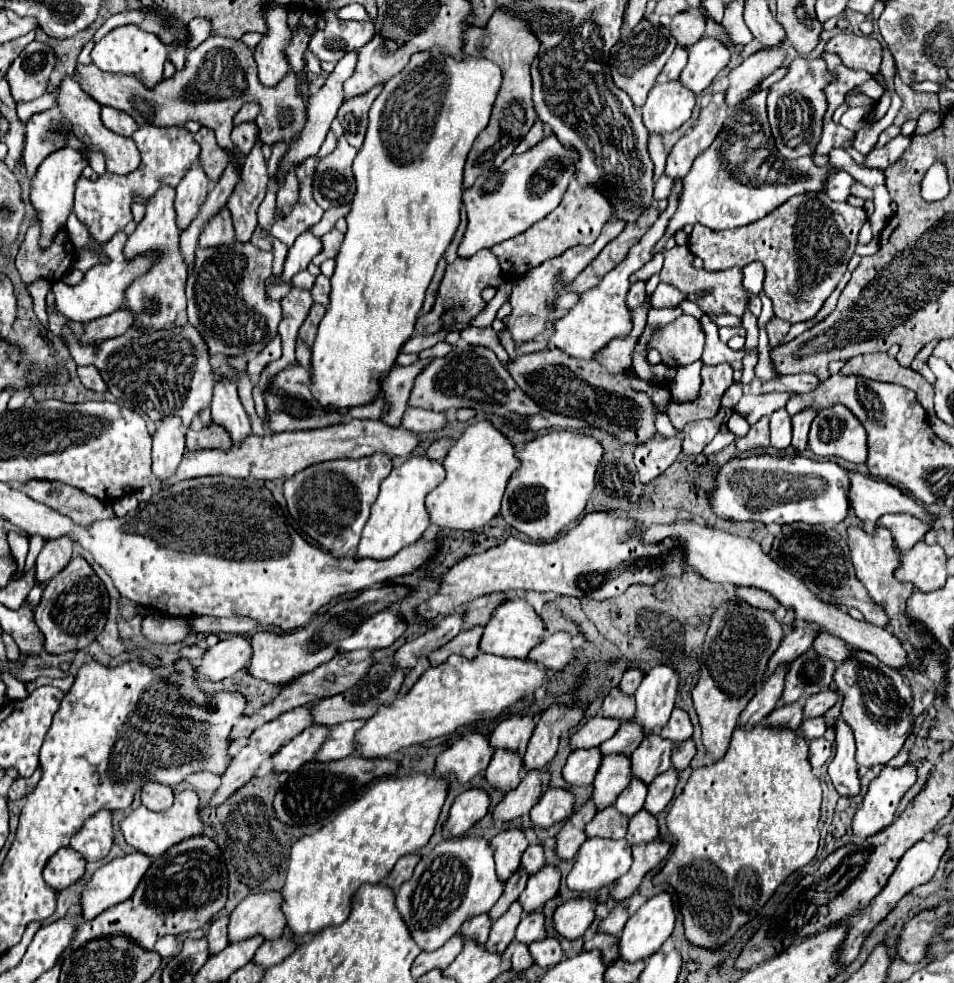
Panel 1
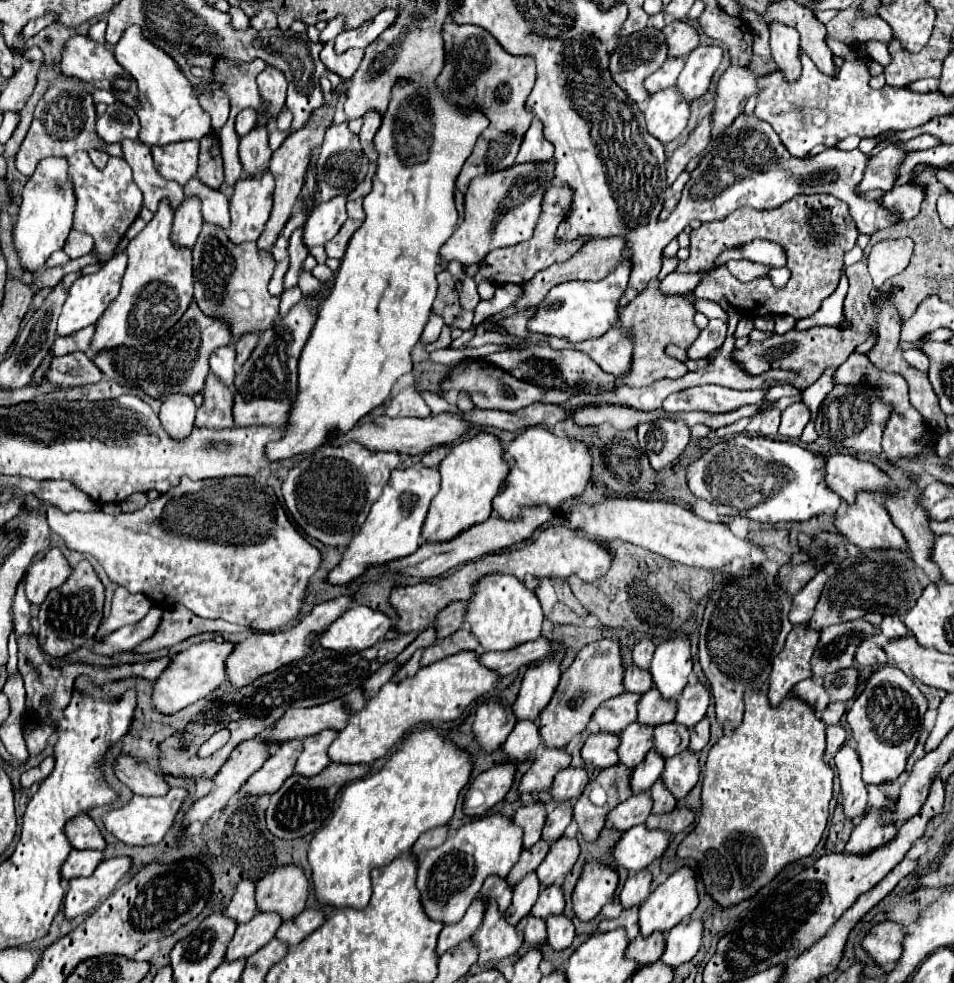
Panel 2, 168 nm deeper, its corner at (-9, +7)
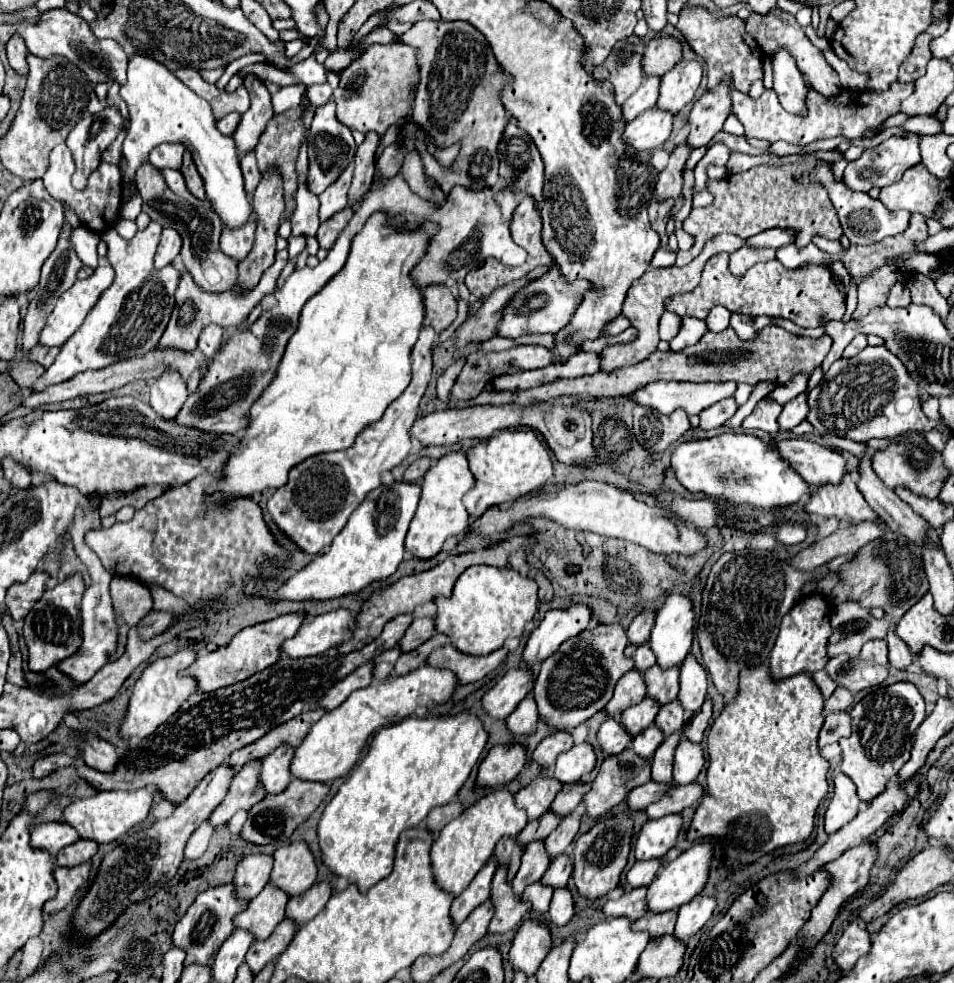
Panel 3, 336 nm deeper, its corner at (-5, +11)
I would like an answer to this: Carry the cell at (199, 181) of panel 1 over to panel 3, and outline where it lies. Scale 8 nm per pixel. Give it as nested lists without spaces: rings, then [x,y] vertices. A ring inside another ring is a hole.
[[[165,228],[163,234],[161,234],[157,254],[155,254],[155,268],[157,270],[165,268],[167,264],[171,264],[177,258],[179,252],[181,252],[181,236],[179,236],[179,232],[175,228]]]

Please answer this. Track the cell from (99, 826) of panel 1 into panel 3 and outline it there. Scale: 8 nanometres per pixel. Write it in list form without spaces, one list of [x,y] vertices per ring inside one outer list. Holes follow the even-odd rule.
[[[45,822],[45,824],[37,824],[33,828],[33,832],[31,832],[31,838],[33,838],[33,846],[35,848],[45,848],[53,856],[61,848],[65,848],[65,846],[81,840],[79,832],[73,830],[71,824],[67,824],[67,822]]]

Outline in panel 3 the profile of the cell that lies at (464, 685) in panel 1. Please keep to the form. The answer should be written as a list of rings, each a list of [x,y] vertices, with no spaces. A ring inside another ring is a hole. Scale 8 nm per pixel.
[[[425,664],[405,676],[387,678],[363,690],[355,690],[355,694],[351,694],[351,698],[347,698],[343,706],[327,712],[305,736],[291,762],[293,776],[313,782],[333,782],[335,778],[349,774],[377,730],[411,716],[419,706],[433,708],[445,704],[447,700],[451,700],[457,688],[459,678],[451,670]]]

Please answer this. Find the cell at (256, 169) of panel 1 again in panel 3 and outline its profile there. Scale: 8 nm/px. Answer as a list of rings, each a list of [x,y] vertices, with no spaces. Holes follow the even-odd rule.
[[[255,214],[247,220],[247,224],[243,224],[243,226],[239,226],[239,228],[223,228],[223,234],[221,234],[221,250],[227,254],[227,256],[231,256],[231,258],[235,258],[235,260],[243,260],[247,254],[249,254],[249,250],[251,250],[251,246],[253,246],[253,238],[255,238],[255,228],[257,228],[257,224],[255,224],[257,220],[255,220]]]

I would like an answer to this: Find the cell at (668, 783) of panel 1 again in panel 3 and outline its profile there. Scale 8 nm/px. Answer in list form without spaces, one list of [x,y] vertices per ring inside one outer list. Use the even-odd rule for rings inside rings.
[[[681,738],[679,746],[675,748],[675,762],[673,762],[673,778],[675,784],[691,784],[705,764],[701,744],[693,744],[687,738]]]

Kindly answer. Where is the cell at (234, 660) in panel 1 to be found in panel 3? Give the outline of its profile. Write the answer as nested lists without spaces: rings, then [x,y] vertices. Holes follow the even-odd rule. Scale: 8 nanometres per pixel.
[[[181,648],[177,654],[167,656],[167,658],[157,658],[153,664],[145,668],[141,678],[135,682],[131,700],[129,700],[129,710],[127,718],[121,726],[121,736],[133,738],[133,736],[147,736],[157,730],[159,724],[163,724],[171,714],[179,710],[183,702],[191,694],[197,692],[197,680],[193,676],[181,676],[197,658],[197,652],[193,648]]]

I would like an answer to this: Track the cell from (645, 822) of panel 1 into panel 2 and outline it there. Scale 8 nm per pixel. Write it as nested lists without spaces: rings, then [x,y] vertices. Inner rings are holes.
[[[659,778],[659,782],[655,782],[655,786],[651,786],[651,798],[653,798],[653,814],[667,814],[675,808],[675,796],[663,786],[663,778]]]

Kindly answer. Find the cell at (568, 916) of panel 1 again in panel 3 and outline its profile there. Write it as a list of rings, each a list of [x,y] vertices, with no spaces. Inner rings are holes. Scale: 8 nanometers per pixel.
[[[617,814],[613,818],[599,818],[597,824],[579,840],[575,842],[575,866],[573,866],[573,880],[577,886],[577,892],[585,900],[599,900],[609,890],[617,888],[621,880],[621,872],[627,864],[629,854],[629,842],[633,834],[633,822],[627,814]]]

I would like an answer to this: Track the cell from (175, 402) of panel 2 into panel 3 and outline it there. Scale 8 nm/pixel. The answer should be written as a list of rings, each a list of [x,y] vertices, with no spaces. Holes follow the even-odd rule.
[[[167,372],[161,378],[157,378],[155,384],[151,386],[151,408],[159,416],[173,420],[183,408],[187,396],[189,392],[183,378],[177,372],[171,372],[171,374]]]

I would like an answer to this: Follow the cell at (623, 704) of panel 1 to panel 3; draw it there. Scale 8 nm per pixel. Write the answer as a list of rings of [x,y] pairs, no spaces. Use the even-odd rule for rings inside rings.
[[[643,644],[643,646],[627,646],[625,652],[635,662],[635,670],[639,670],[641,674],[645,674],[645,670],[649,670],[651,666],[655,666],[655,656],[651,654],[649,644]]]

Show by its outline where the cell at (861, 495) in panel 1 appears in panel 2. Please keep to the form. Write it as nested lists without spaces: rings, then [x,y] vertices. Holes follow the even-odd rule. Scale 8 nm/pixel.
[[[851,454],[825,456],[825,482],[827,488],[839,494],[847,504],[855,502],[859,490],[887,492],[891,480],[871,462],[863,462]]]

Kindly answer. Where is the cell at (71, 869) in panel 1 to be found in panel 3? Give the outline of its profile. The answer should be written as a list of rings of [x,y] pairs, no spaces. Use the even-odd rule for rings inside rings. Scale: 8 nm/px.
[[[79,840],[71,846],[65,846],[59,850],[57,854],[57,866],[61,868],[73,868],[73,866],[79,866],[83,862],[89,862],[93,858],[93,854],[97,852],[99,844],[97,842],[91,842],[91,840]]]

